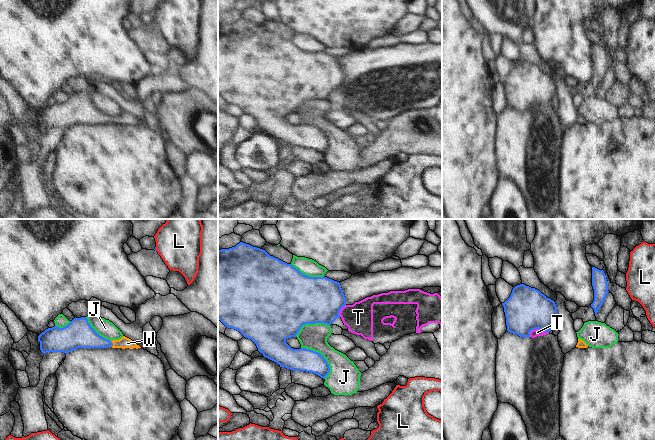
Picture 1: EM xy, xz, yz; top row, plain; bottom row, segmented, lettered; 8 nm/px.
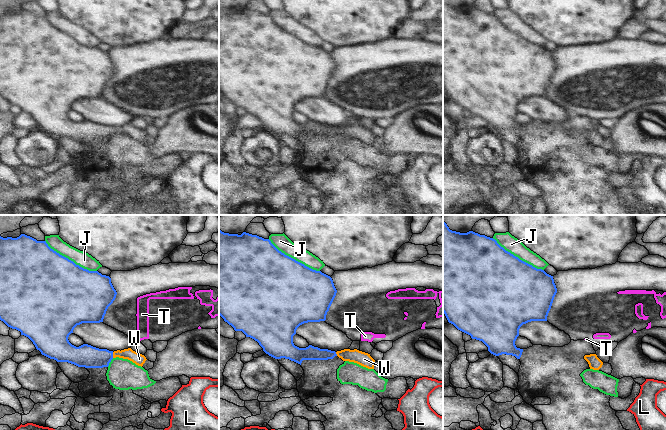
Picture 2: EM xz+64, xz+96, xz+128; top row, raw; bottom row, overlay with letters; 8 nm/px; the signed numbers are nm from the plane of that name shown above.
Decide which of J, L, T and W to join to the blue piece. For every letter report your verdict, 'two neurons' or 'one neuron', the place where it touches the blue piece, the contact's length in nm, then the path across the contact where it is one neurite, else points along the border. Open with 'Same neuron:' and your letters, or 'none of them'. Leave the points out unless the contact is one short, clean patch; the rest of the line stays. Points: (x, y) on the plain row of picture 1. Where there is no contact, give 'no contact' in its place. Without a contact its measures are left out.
Same neuron: W
J: two neurons; meets blue in xz at (323, 133); contact 320 nm long
L: two neurons; meets blue in xy at (155, 25); contact 30 nm long
T: two neurons; meets blue in yz at (537, 104); contact 160 nm long; border along yz (548, 108), (533, 105), (529, 112)
W: one neuron; meets blue in xy at (112, 120); contact 50 nm long; runs through xy (83, 111), (99, 118), (112, 120), (124, 118)

